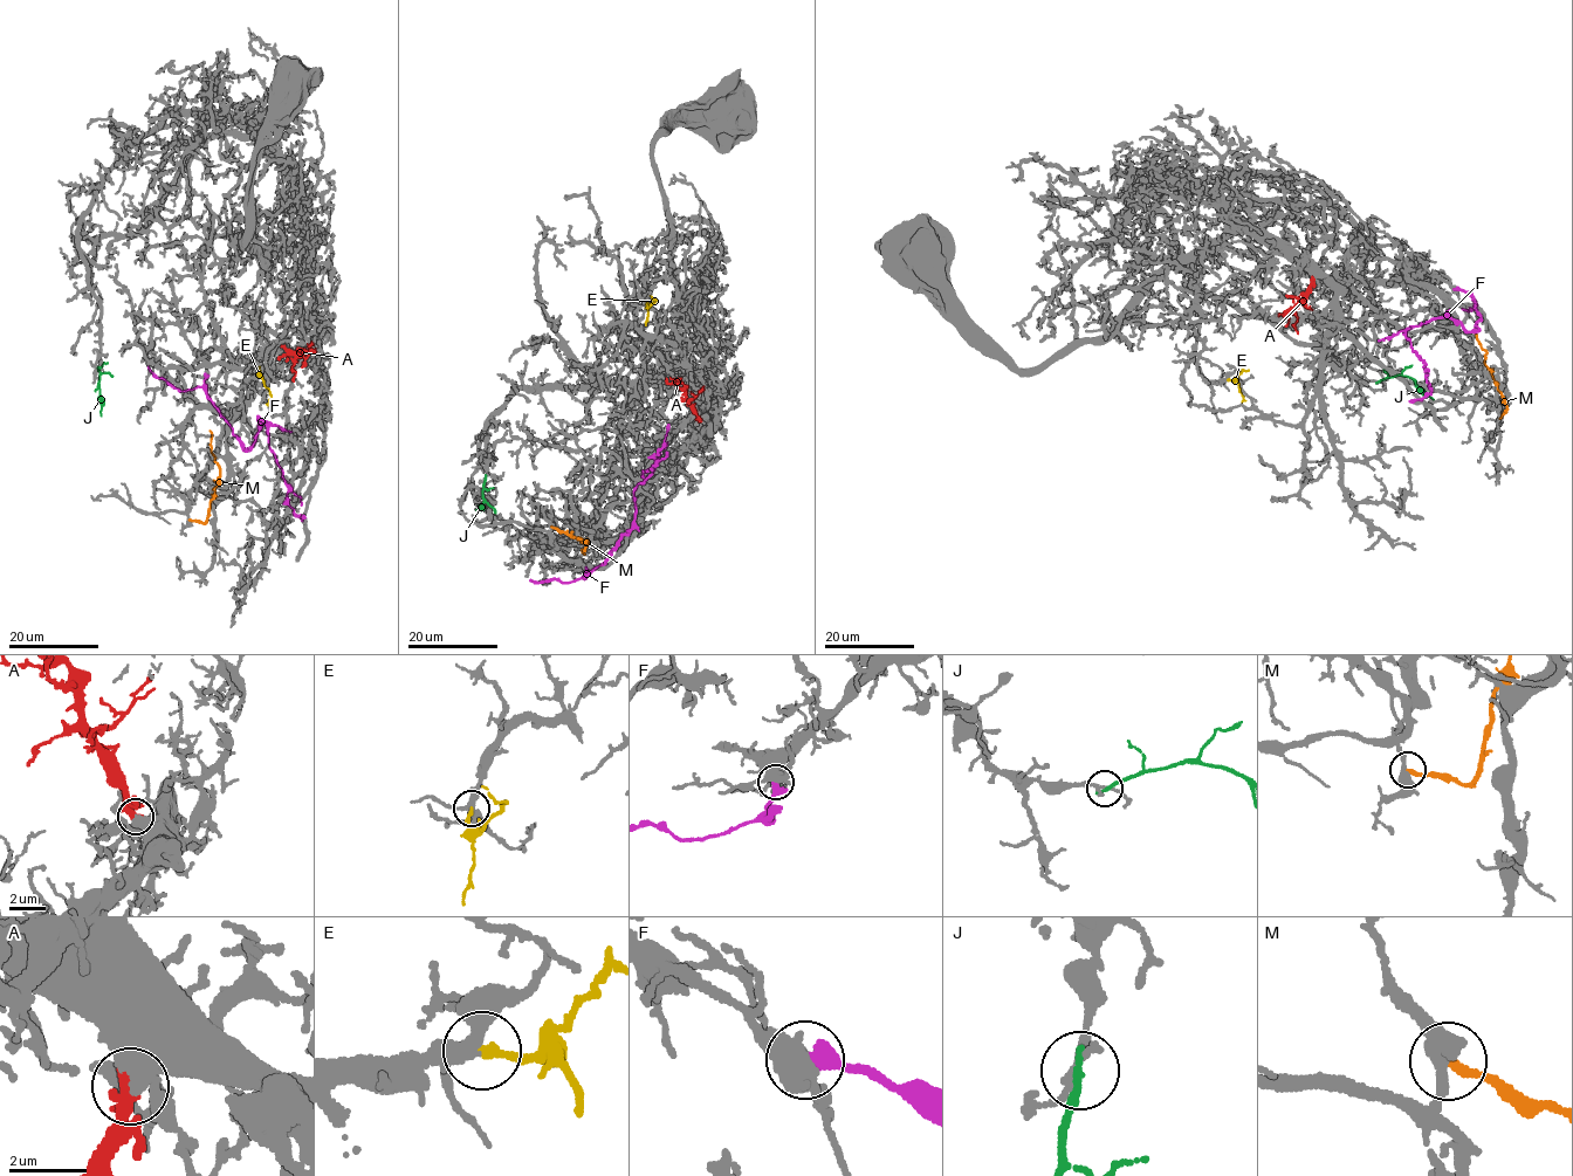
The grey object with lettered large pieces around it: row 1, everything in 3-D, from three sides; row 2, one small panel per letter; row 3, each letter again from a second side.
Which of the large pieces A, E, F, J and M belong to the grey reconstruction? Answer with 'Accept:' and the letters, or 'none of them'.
Accept: A, E

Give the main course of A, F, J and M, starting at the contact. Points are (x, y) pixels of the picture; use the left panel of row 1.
A: (311, 344), (309, 352), (297, 356), (292, 368), (293, 382)
F: (206, 375), (207, 398), (244, 449), (258, 418), (269, 425), (287, 502), (304, 516)
J: (101, 368), (97, 369), (101, 415)
M: (189, 518), (205, 522), (220, 475), (220, 466), (211, 452), (210, 431)

